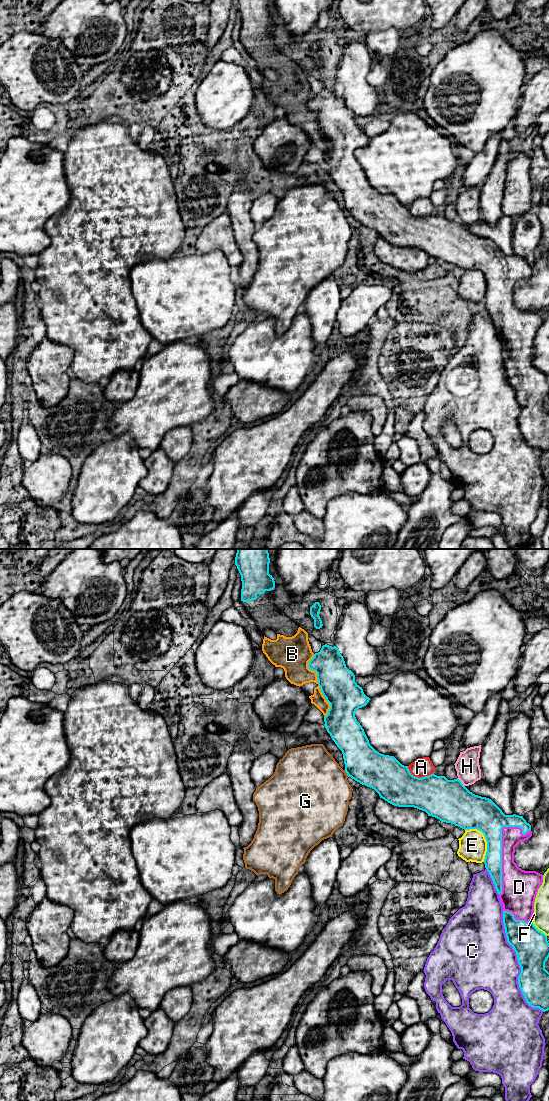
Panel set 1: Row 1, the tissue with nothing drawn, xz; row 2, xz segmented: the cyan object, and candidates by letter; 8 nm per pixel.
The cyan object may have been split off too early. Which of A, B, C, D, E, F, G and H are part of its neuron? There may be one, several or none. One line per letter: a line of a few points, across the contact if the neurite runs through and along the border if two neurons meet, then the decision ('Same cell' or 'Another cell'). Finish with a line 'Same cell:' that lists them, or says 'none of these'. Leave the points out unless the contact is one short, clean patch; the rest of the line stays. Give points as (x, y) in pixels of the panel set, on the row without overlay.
A: Another cell
B: Same cell
C: Another cell
D: Same cell
E: Another cell
F: Another cell
G: Line: xz (344, 210), (348, 216). Another cell
H: Line: xz (457, 218), (464, 226). Another cell
Same cell: B, D

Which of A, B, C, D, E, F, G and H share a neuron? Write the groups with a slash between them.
A / B D / C / E / F / G / H

